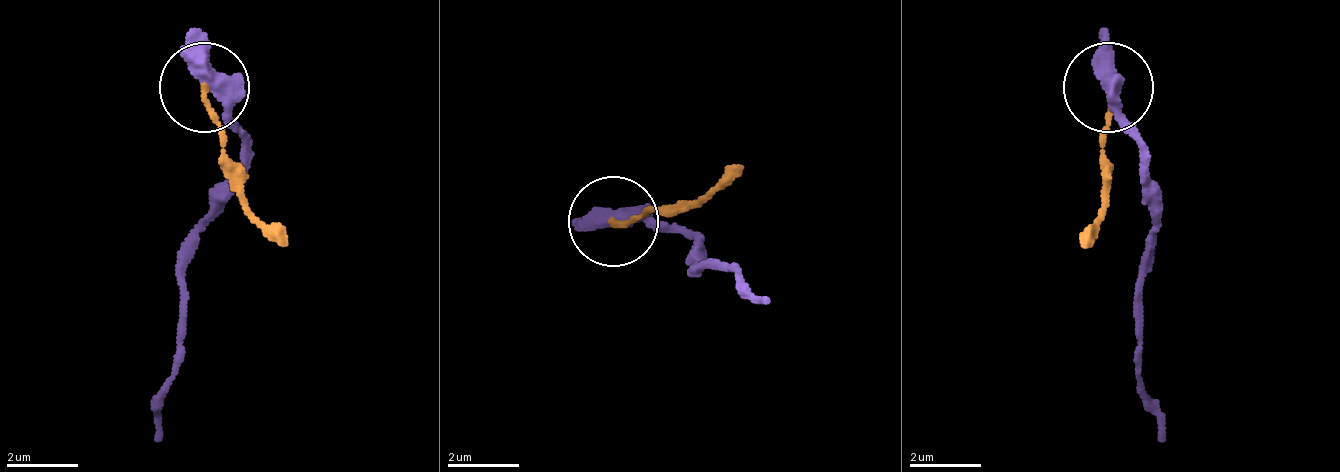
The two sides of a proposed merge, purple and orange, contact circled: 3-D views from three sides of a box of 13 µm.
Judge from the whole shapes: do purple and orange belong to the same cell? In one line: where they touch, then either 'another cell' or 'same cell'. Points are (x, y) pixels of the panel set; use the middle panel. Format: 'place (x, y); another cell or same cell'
place (613, 221); another cell

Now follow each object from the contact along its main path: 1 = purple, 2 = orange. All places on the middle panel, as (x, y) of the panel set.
1: (610, 219), (688, 238), (705, 239), (699, 269), (742, 272), (772, 301)
2: (610, 219), (685, 213), (742, 169)

